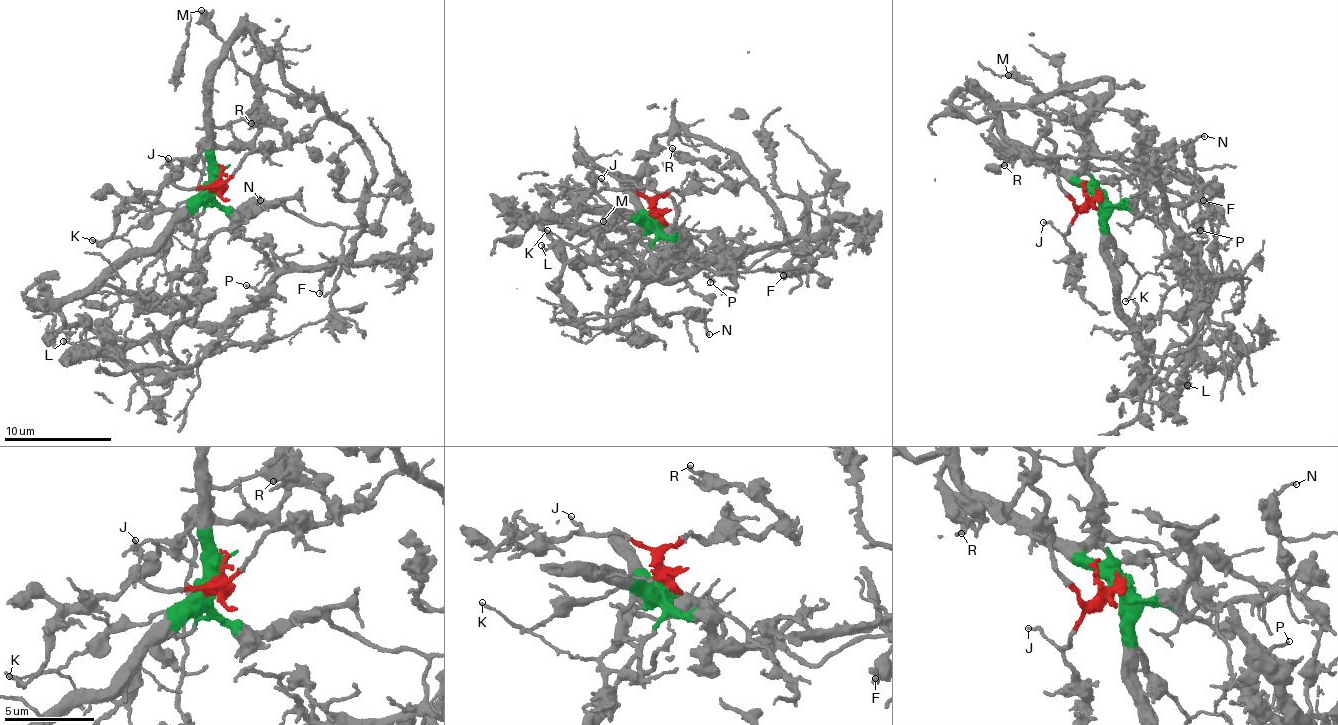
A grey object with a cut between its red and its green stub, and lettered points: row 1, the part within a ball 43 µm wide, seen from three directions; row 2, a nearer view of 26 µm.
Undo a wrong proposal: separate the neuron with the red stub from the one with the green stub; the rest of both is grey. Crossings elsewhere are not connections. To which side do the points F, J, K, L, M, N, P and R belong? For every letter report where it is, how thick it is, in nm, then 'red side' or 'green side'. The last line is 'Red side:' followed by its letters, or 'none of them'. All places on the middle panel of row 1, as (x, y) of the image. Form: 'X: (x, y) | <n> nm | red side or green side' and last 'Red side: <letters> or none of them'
F: (783, 275) | 240 nm | green side
J: (601, 178) | 180 nm | red side
K: (547, 230) | 150 nm | green side
L: (541, 245) | 150 nm | green side
M: (603, 221) | 500 nm | green side
N: (709, 334) | 170 nm | green side
P: (710, 282) | 90 nm | red side
R: (672, 148) | 190 nm | red side
Red side: J, P, R

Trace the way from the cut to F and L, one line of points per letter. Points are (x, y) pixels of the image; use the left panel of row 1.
F: (218, 187), (214, 195), (218, 202), (238, 216), (279, 205), (341, 230), (342, 252), (318, 294)
L: (218, 187), (177, 218), (150, 248), (129, 248), (67, 302), (61, 311), (65, 323), (74, 328), (62, 341)

